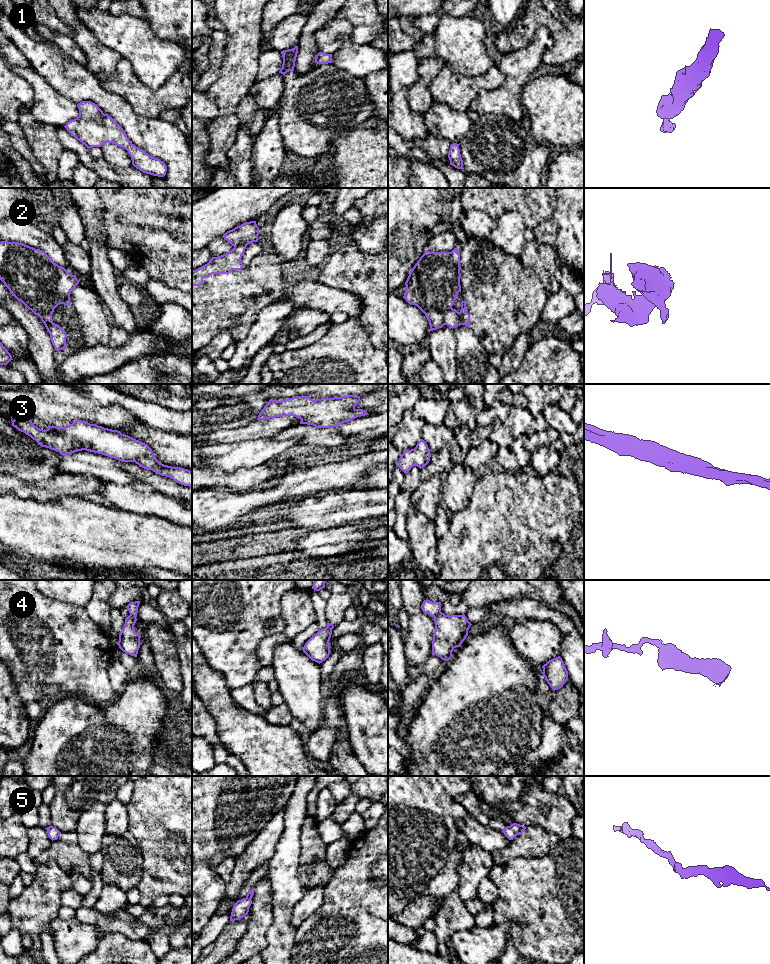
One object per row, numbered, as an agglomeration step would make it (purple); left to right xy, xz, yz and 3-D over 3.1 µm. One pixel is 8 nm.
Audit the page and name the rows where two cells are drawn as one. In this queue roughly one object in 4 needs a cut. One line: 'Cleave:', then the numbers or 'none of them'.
Cleave: 2, 4

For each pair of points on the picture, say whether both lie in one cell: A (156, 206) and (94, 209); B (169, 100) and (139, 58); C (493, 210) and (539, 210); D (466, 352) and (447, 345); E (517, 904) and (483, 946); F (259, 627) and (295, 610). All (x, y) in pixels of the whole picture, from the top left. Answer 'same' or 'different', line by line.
A: different
B: different
C: same
D: different
E: different
F: different

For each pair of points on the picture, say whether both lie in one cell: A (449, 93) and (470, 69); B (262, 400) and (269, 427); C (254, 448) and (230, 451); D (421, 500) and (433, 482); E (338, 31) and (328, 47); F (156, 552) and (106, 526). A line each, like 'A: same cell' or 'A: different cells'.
A: different cells
B: different cells
C: same cell
D: same cell
E: same cell
F: same cell

